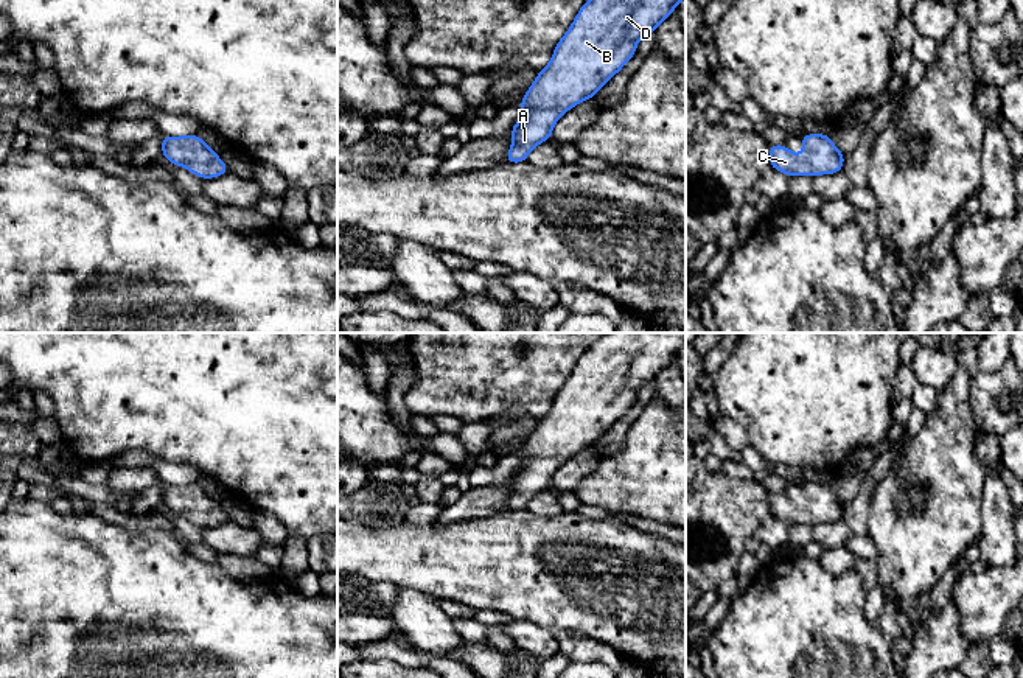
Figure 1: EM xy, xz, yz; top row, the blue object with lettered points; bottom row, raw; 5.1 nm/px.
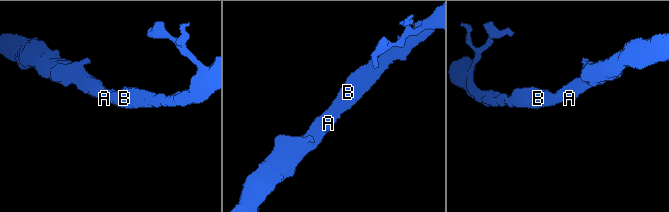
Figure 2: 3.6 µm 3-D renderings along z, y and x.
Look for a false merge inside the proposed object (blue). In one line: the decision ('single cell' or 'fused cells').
single cell

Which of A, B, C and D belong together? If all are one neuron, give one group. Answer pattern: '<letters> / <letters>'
A B C D

